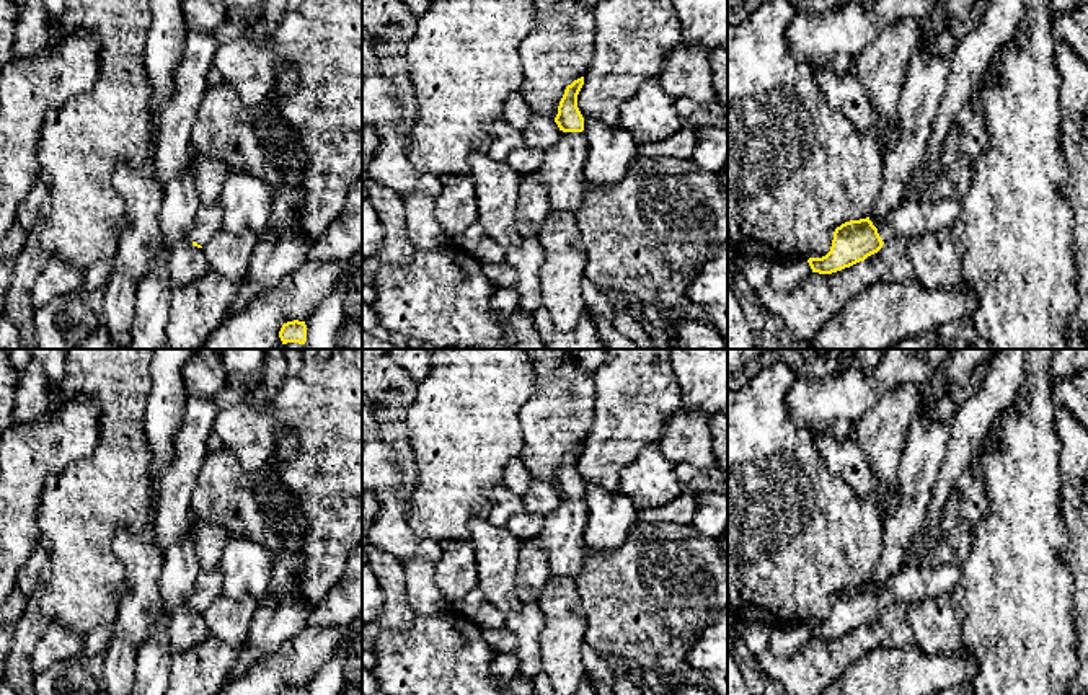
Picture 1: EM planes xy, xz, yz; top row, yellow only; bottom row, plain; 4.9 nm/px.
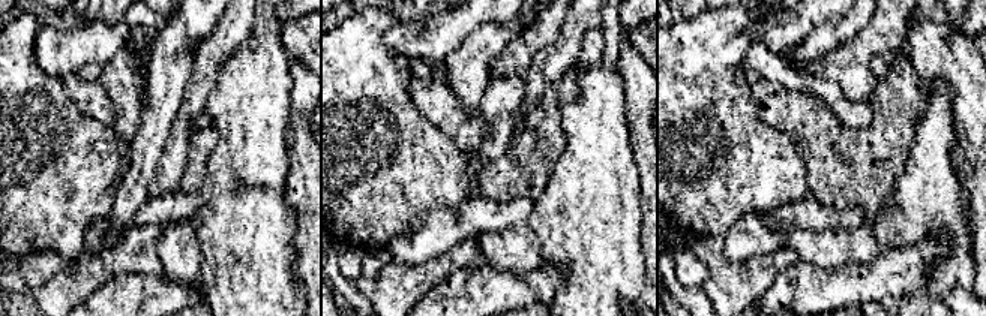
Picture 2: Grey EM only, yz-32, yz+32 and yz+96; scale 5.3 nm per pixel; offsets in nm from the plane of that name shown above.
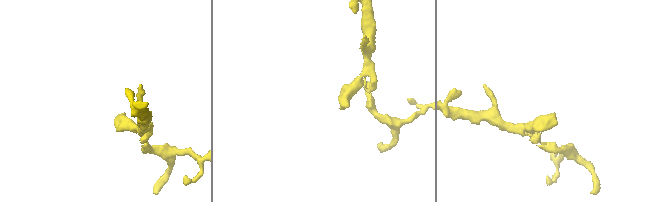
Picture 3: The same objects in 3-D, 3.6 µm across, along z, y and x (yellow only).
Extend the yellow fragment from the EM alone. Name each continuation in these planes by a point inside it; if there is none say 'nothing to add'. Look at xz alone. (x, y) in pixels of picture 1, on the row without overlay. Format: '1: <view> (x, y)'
1: xz (563, 532)

